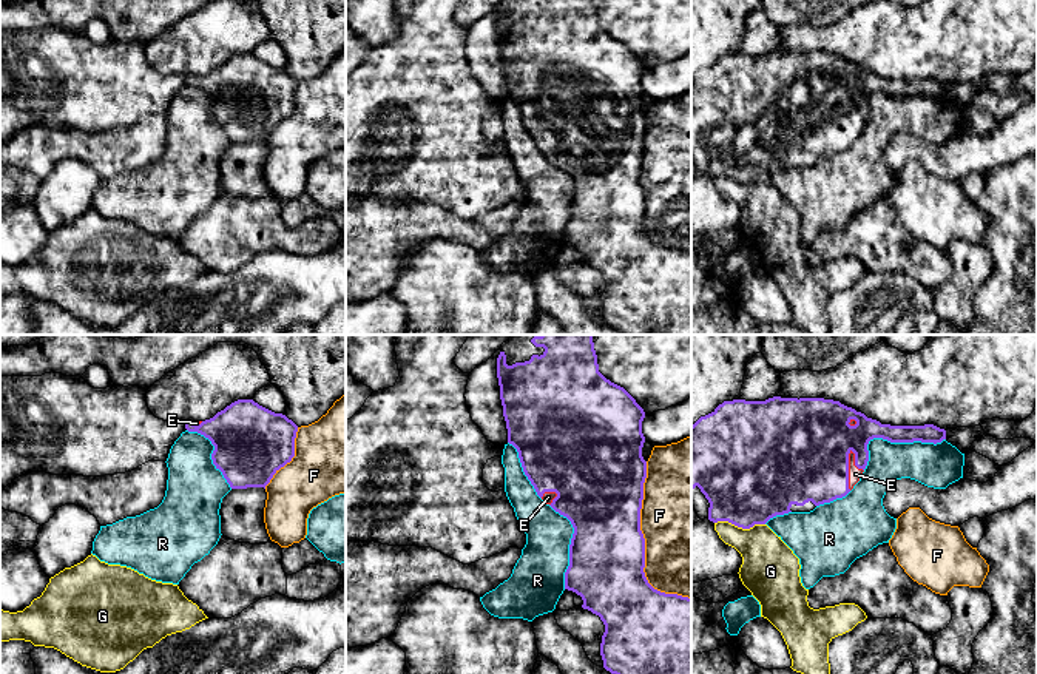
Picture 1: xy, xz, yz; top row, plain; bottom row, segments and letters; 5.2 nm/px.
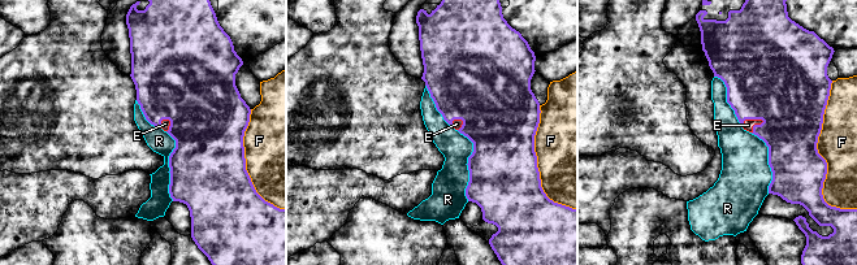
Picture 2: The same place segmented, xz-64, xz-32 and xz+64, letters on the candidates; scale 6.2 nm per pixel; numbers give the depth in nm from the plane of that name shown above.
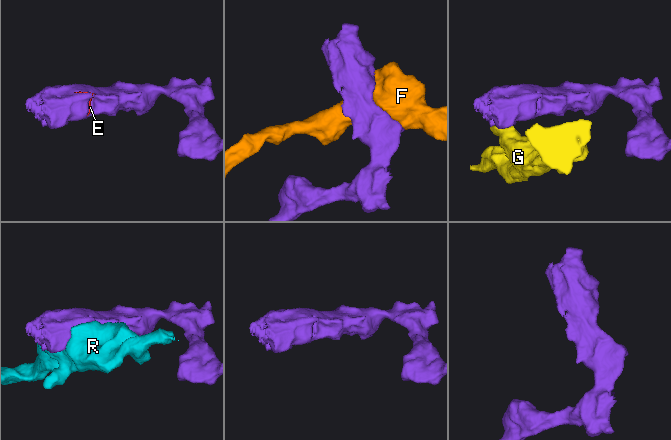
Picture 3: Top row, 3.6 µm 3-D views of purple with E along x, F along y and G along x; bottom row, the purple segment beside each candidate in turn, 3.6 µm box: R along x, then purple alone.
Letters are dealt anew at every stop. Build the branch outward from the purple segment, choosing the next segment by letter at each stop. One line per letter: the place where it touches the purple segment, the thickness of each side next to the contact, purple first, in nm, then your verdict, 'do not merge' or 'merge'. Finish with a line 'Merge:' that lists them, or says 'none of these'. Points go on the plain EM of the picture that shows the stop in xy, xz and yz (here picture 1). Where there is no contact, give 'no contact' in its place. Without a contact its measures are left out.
E: yz (847, 124) | 480/70 nm | merge
F: xz (644, 198) | 400/480 nm | do not merge
G: yz (739, 181) | 460/280 nm | do not merge
R: yz (892, 96) | 140/220 nm | do not merge
Merge: E

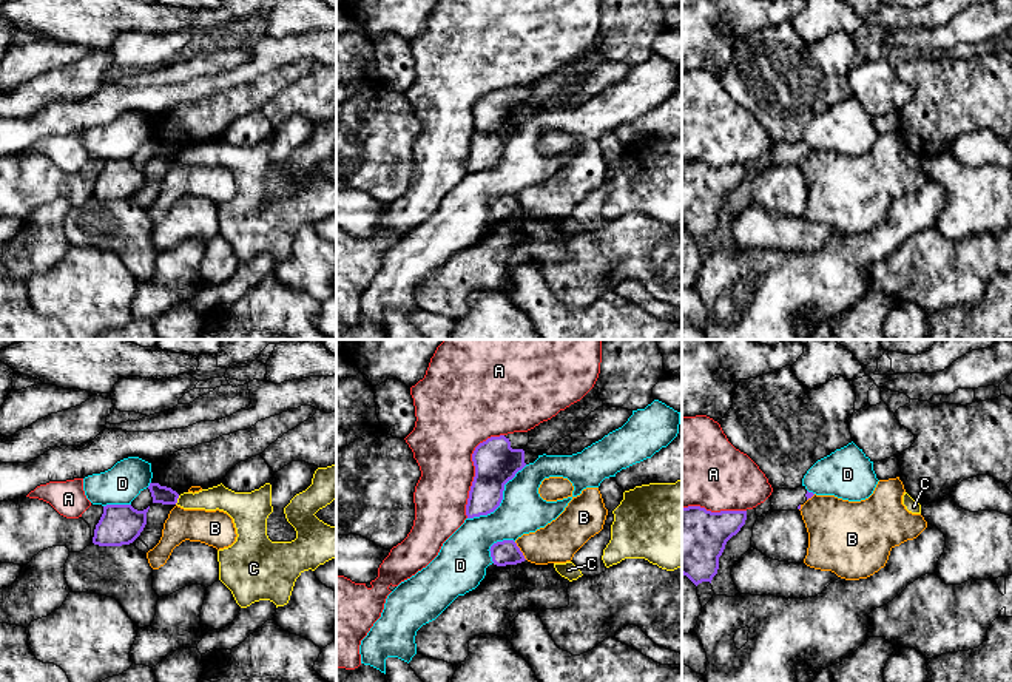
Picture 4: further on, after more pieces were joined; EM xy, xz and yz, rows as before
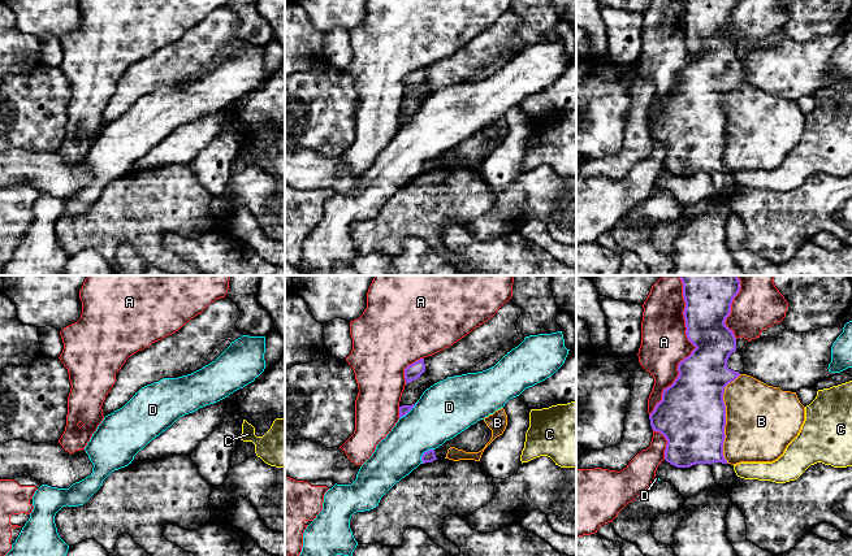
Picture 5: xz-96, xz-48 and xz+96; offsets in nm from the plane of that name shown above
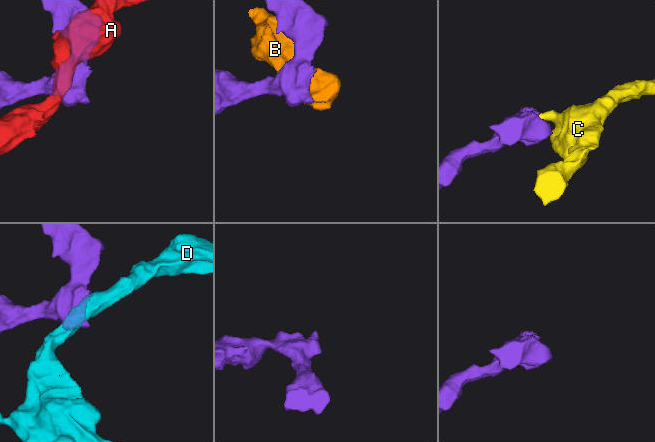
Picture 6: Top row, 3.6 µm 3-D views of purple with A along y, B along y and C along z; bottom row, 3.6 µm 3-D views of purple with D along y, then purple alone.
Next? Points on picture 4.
A: xz (475, 124) | 220/340 nm | do not merge
B: xz (520, 205) | 130/220 nm | do not merge
C: xy (176, 155) | 100/130 nm | do not merge
D: xz (502, 153) | 220/240 nm | do not merge
Merge: none of these

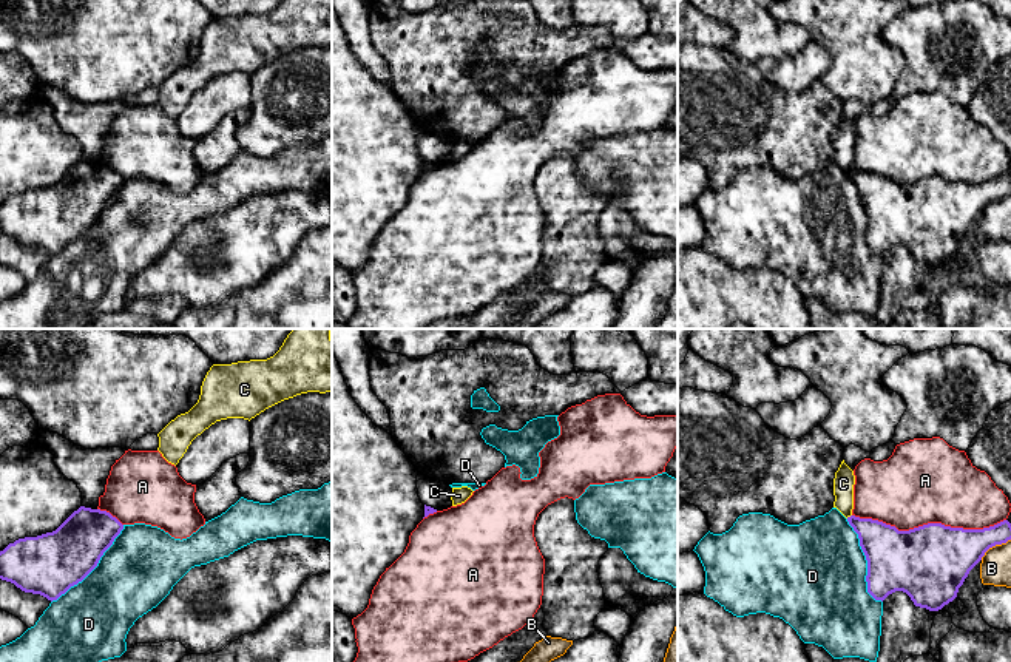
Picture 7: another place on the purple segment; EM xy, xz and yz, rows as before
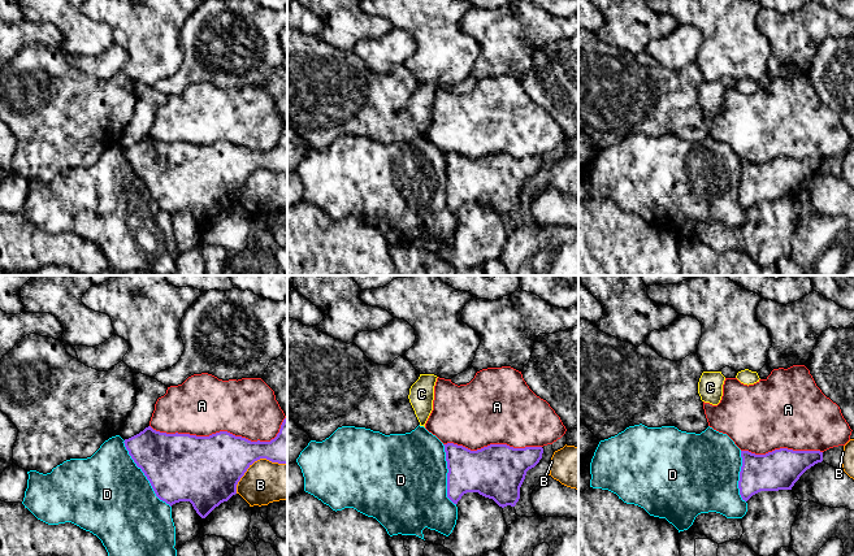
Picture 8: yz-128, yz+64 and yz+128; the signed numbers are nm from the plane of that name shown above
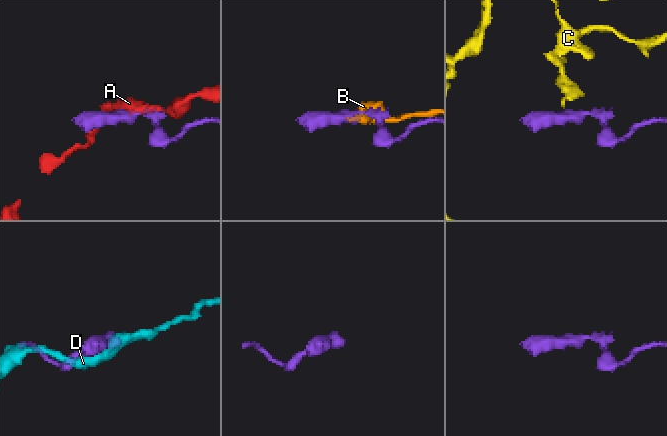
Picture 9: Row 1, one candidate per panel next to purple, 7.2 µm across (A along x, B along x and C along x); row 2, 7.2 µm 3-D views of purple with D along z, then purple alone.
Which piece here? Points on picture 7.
A: yz (929, 178) | 400/440 nm | do not merge
B: yz (994, 199) | 280/160 nm | do not merge
C: yz (848, 172) | 220/110 nm | do not merge
D: yz (868, 216) | 340/480 nm | do not merge
Merge: none of these

